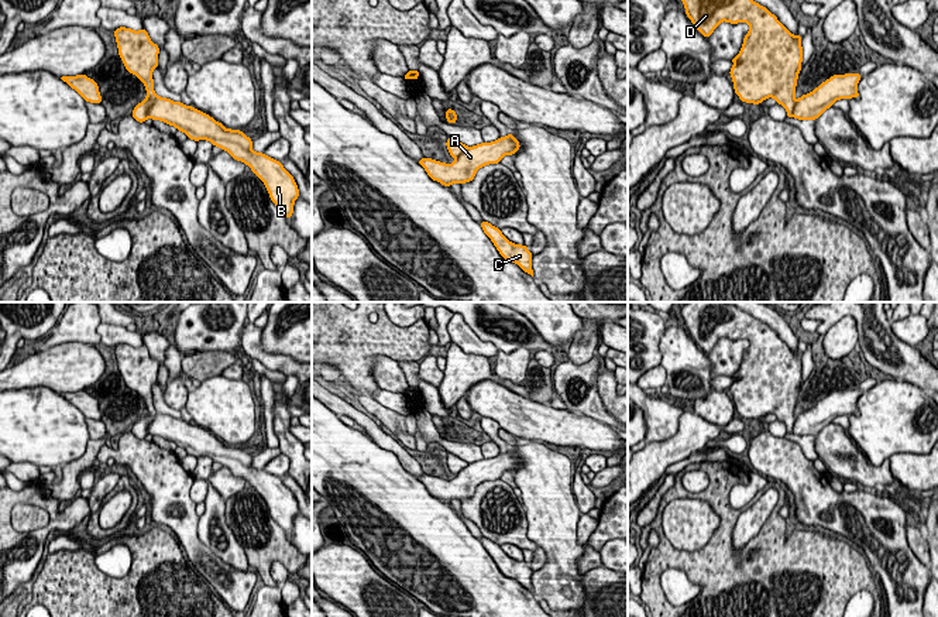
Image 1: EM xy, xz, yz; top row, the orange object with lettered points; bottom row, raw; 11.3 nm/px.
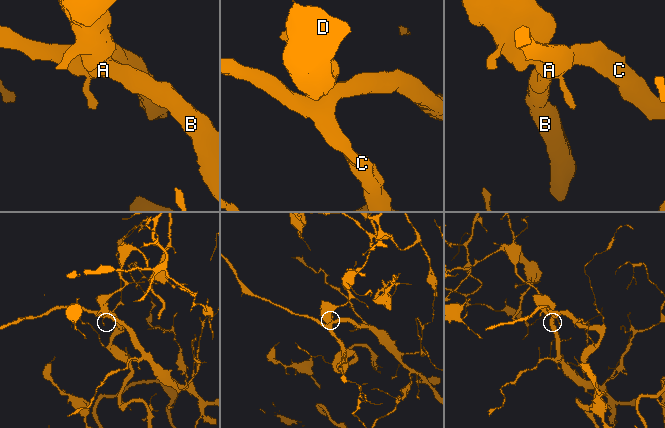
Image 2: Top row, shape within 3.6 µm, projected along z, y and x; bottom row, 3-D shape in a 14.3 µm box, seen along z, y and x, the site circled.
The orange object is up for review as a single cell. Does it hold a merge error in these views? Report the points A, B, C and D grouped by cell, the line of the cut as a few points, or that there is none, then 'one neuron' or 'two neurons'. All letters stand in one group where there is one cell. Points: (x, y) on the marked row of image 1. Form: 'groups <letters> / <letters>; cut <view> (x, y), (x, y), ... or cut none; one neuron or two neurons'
groups A B C / D; cut xy (157, 96), (147, 116); two neurons

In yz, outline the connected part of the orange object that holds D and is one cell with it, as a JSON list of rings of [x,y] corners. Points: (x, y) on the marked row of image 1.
[[[681,0],[687,17],[697,30],[709,38],[719,23],[748,23],[750,30],[743,38],[739,54],[729,75],[735,93],[741,102],[760,104],[767,97],[786,107],[787,117],[793,117],[794,95],[803,62],[801,35],[793,35],[774,14],[753,0]]]

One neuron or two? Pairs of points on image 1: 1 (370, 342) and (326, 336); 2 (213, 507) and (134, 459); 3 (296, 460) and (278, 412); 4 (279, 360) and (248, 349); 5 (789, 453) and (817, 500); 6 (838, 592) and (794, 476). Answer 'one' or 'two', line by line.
1: one
2: two
3: one
4: one
5: one
6: two

